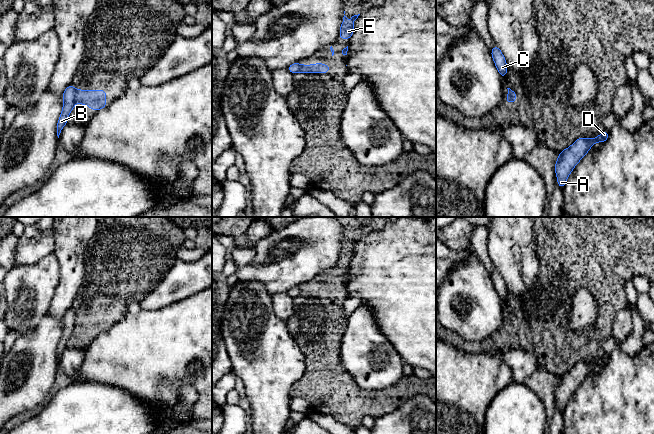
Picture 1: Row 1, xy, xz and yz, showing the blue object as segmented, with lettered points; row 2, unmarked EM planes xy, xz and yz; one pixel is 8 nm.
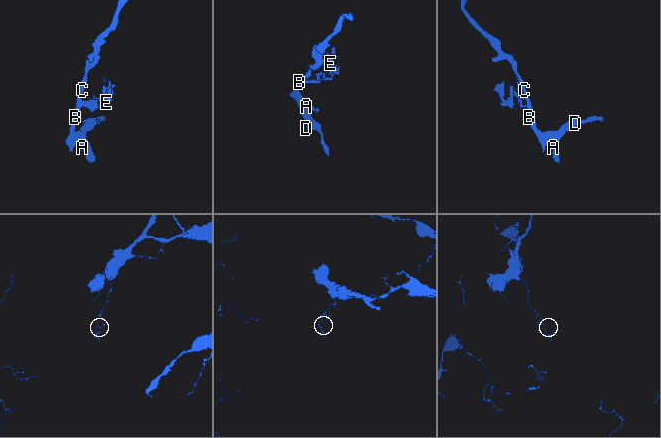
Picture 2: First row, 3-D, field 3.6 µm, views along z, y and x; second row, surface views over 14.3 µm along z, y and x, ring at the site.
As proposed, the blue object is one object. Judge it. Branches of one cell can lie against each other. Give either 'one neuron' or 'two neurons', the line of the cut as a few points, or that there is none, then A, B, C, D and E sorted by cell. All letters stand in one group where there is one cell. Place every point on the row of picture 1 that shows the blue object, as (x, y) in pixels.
two neurons; cut in xy along (76, 90), (74, 102); A B C D / E

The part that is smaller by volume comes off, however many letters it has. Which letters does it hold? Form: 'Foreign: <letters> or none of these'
Foreign: E

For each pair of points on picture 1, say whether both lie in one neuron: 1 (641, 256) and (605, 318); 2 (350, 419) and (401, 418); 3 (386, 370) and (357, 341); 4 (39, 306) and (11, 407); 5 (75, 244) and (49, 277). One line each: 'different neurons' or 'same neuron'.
1: same neuron
2: different neurons
3: same neuron
4: different neurons
5: different neurons

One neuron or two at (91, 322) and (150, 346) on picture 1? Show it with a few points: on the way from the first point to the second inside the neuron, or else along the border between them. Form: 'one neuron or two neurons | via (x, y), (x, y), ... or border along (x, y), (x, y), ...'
two neurons | border along (126, 313), (108, 329), (94, 335)

